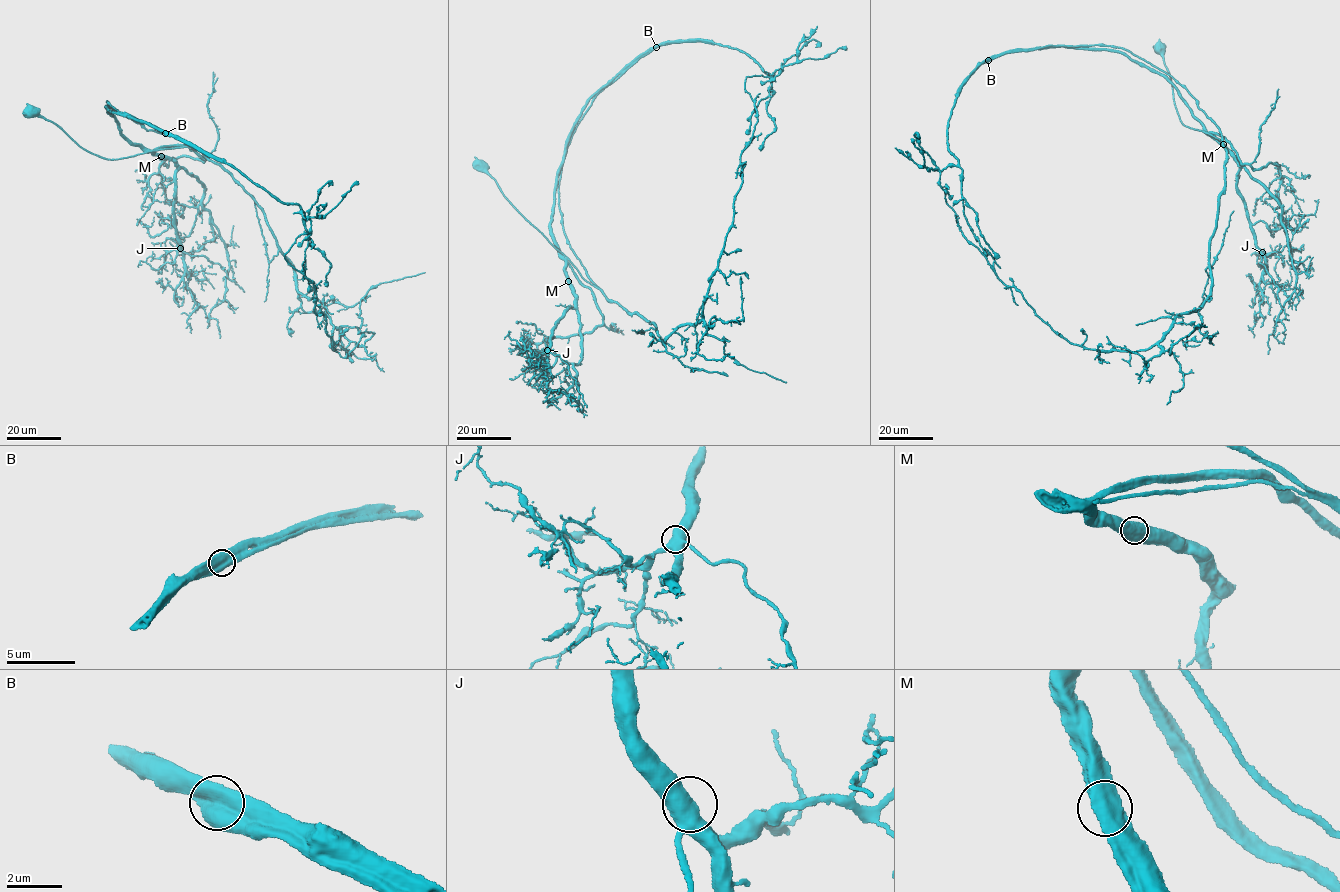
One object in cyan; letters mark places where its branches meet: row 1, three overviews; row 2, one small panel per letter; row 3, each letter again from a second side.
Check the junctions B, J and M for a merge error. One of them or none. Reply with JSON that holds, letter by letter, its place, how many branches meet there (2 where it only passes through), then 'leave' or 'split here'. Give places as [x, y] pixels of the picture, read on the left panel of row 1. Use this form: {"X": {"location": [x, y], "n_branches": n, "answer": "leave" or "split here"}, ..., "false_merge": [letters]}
{"B": {"location": [165, 133], "n_branches": 2, "answer": "split here"}, "J": {"location": [180, 248], "n_branches": 2, "answer": "leave"}, "M": {"location": [161, 156], "n_branches": 2, "answer": "leave"}, "false_merge": ["B"]}

